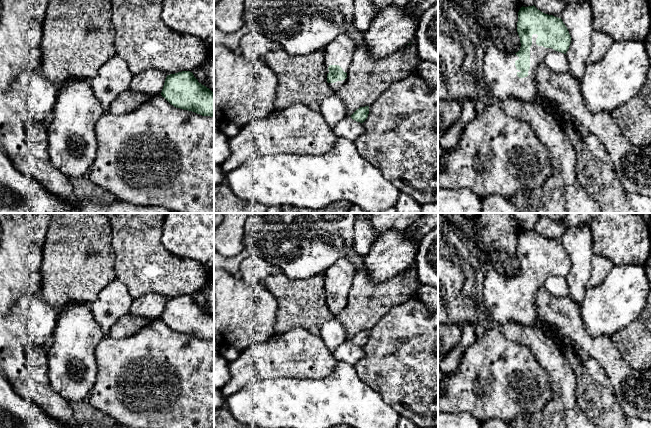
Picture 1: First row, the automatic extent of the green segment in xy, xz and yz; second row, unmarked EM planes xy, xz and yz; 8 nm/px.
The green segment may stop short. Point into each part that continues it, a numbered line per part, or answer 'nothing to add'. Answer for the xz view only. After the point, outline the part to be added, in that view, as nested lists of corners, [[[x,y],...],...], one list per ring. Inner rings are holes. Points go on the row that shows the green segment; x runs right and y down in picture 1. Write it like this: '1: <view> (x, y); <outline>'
1: xz (339, 51); [[[346,33],[340,34],[329,42],[323,49],[326,73],[329,73],[328,67],[330,65],[339,65],[347,73],[356,47],[356,44]]]

